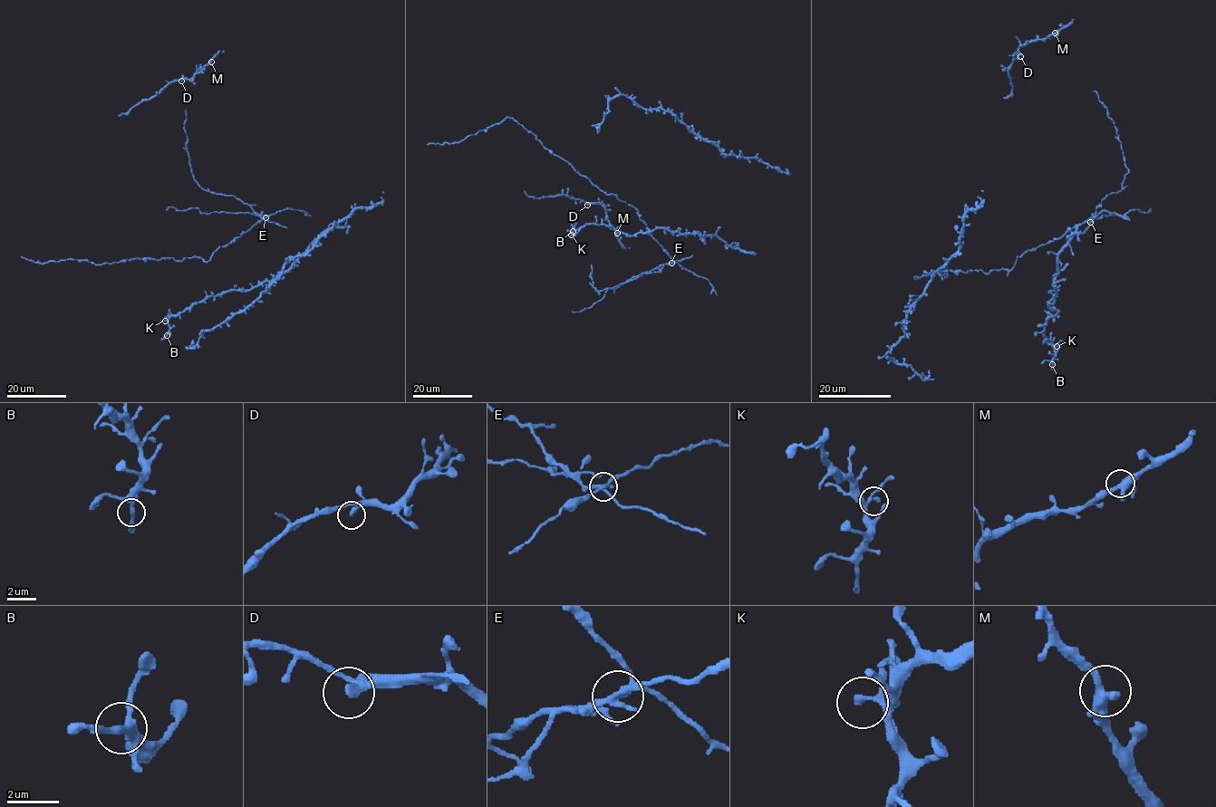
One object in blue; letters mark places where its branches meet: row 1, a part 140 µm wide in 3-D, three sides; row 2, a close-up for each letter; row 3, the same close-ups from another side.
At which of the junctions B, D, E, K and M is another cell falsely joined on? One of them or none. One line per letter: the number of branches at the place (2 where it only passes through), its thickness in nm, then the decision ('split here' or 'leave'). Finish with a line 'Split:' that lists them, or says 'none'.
B: 3 branches meet; 220 nm thick; leave
D: 2 branches meet; 240 nm thick; leave
E: 4 branches meet; 200 nm thick; split here
K: 2 branches meet; 200 nm thick; leave
M: 4 branches meet; 340 nm thick; leave
Split: E

